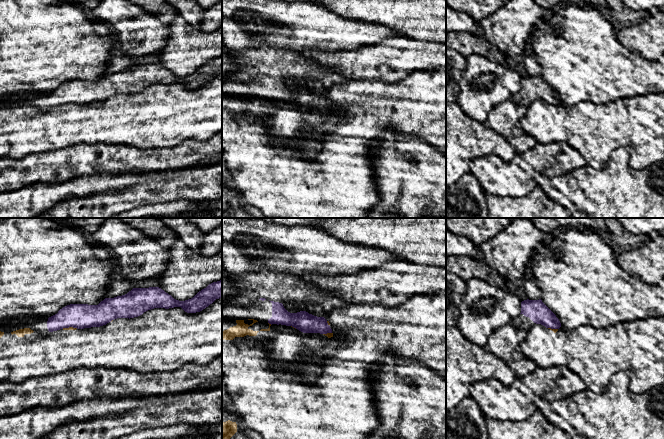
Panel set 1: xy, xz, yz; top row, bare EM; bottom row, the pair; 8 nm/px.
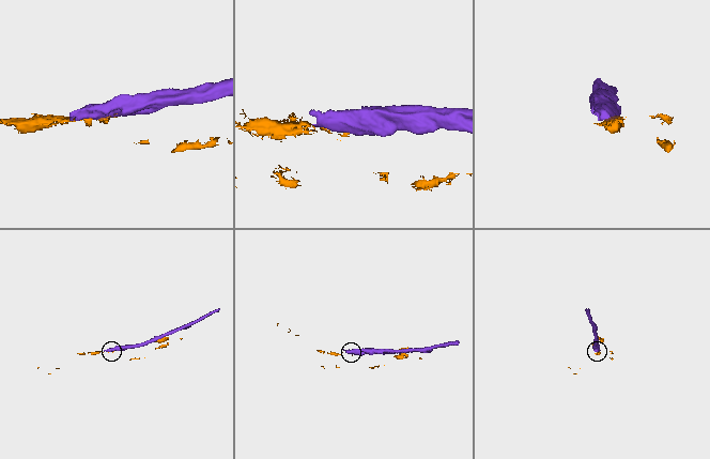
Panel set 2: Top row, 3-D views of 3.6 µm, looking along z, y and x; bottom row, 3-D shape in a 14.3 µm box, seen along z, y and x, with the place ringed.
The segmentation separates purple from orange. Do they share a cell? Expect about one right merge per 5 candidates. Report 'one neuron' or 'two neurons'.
two neurons

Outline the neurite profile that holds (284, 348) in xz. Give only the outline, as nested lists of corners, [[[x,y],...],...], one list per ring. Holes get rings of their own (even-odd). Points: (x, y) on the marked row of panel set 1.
[[[272,324],[273,337],[267,342],[268,357],[273,366],[285,366],[309,383],[315,382],[322,372],[322,367],[308,361],[302,352],[323,352],[332,355],[341,342],[320,333],[303,333],[286,325]]]

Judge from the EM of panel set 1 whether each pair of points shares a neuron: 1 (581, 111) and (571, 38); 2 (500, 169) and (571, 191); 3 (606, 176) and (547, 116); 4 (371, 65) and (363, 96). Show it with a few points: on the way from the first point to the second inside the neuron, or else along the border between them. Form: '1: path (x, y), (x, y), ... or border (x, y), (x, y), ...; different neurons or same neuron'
1: border (604, 102), (580, 101), (574, 104), (561, 103); different neurons
2: border (529, 167), (528, 171), (537, 184); different neurons
3: border (609, 161), (600, 168), (592, 168), (587, 164); different neurons
4: border (351, 78), (377, 78), (390, 83); different neurons

